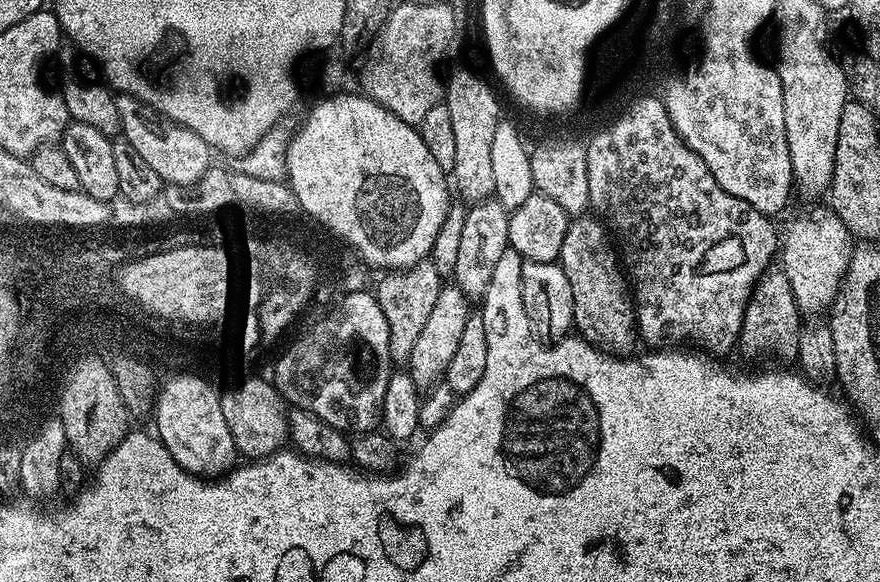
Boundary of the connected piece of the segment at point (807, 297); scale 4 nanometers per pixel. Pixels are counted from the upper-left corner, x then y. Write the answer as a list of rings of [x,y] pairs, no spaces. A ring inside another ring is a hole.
[[[827,207],[824,208],[816,208],[811,213],[806,213],[804,217],[796,216],[782,228],[782,256],[784,252],[782,269],[789,278],[799,311],[804,314],[809,312],[812,316],[818,315],[819,312],[827,313],[831,309],[832,303],[840,293],[840,286],[844,283],[844,275],[854,247],[853,237],[842,222],[842,218],[838,218],[835,212]]]

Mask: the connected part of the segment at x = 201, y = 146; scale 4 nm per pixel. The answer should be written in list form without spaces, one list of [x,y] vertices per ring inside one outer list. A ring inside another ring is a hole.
[[[117,95],[116,105],[120,111],[123,139],[128,140],[134,150],[138,150],[139,156],[150,166],[155,179],[165,185],[188,185],[195,183],[208,169],[210,149],[206,142],[202,142],[202,138],[198,138],[198,134],[175,124],[173,120],[165,120],[150,105],[133,96]]]

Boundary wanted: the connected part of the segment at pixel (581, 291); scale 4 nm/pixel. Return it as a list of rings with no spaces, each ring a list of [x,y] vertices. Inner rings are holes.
[[[592,214],[575,217],[566,230],[558,263],[566,270],[566,278],[570,278],[575,331],[580,331],[587,343],[595,344],[602,352],[631,353],[638,344],[634,296],[603,219]]]

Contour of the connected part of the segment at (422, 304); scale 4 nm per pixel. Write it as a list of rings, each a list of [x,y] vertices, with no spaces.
[[[421,262],[409,268],[388,270],[374,287],[374,295],[386,314],[386,324],[390,326],[390,354],[393,361],[406,362],[410,358],[410,350],[418,343],[422,334],[422,326],[426,326],[426,318],[430,318],[430,310],[442,287],[442,277],[430,262]]]

